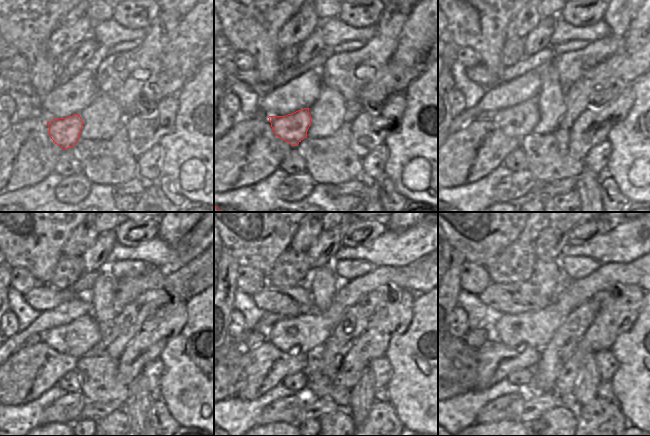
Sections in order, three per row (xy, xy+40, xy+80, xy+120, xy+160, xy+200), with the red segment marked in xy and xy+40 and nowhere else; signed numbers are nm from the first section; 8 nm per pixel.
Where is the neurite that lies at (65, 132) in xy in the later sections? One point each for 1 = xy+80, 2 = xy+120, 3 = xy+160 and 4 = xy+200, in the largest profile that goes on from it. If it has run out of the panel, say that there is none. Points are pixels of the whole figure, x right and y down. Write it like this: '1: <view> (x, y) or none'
1: xy+80 (518, 121)
2: xy+120 (77, 338)
3: xy+160 (306, 333)
4: xy+200 (535, 329)

